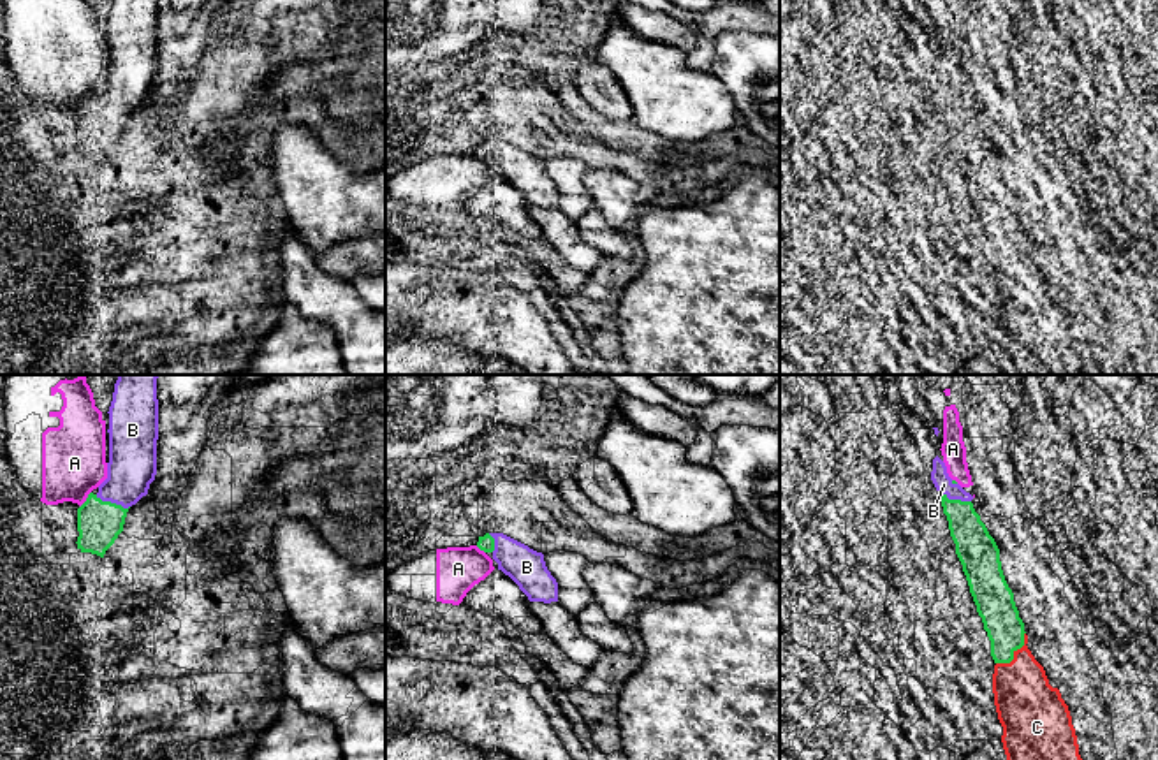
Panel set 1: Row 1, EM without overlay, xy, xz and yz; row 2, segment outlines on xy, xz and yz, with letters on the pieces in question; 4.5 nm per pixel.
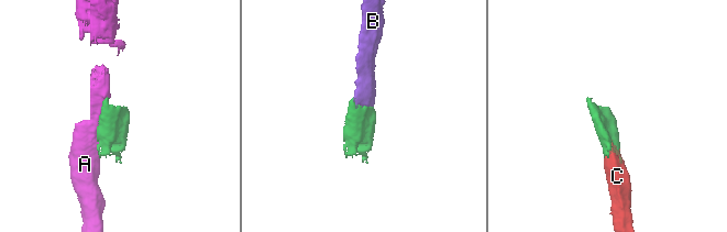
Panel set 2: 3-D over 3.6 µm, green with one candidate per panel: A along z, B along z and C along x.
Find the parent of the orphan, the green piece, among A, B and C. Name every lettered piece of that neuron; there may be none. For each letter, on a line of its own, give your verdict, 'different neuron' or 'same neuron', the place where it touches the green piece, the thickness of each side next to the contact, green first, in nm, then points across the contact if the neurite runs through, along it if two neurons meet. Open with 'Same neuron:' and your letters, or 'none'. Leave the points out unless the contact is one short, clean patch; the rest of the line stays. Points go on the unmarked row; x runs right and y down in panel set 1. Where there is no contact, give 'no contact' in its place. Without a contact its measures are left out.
Same neuron: B, C
A: different neuron; meets green in xy at (87, 106); 200 nm thick on the green side, 280 nm on the other
B: same neuron; meets green in xy at (113, 109); 200 nm thick on the green side, 220 nm on the other
C: same neuron; meets green in yz at (1012, 259); 180 nm thick on the green side, 280 nm on the other

